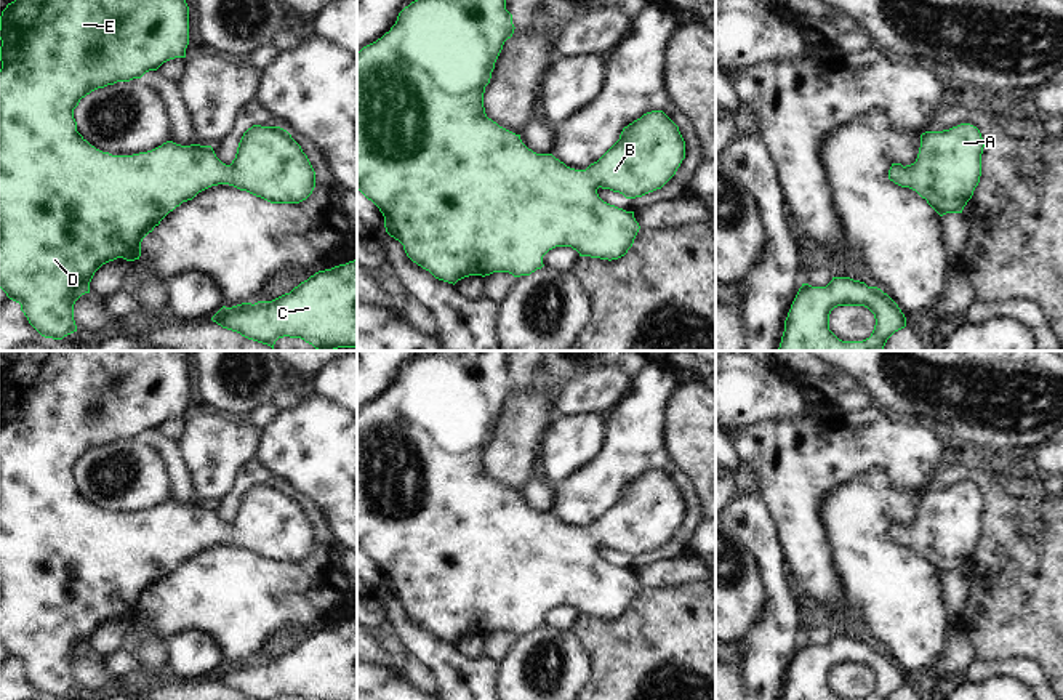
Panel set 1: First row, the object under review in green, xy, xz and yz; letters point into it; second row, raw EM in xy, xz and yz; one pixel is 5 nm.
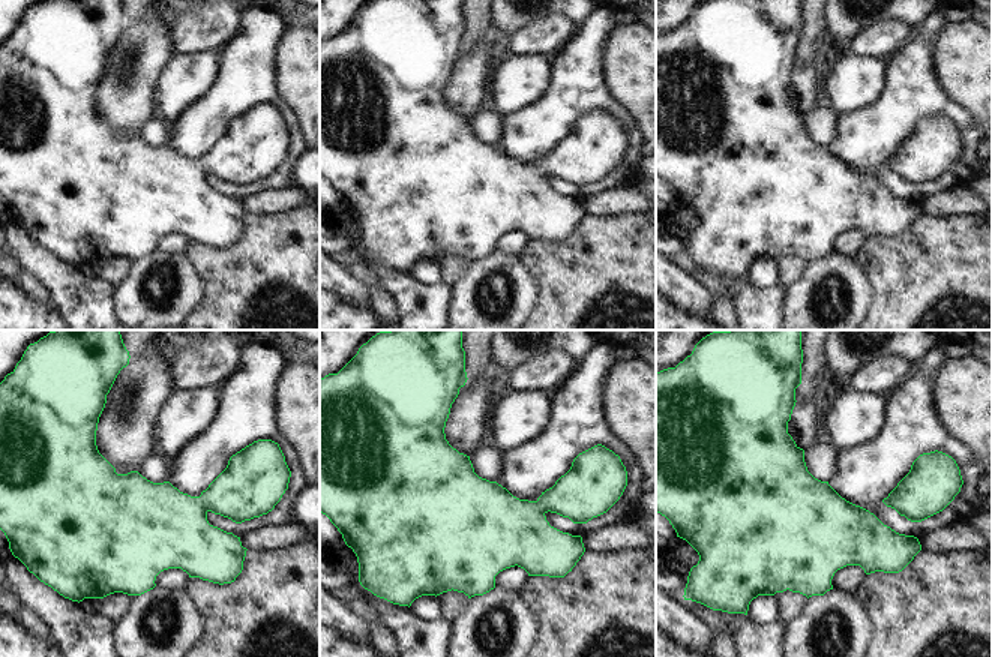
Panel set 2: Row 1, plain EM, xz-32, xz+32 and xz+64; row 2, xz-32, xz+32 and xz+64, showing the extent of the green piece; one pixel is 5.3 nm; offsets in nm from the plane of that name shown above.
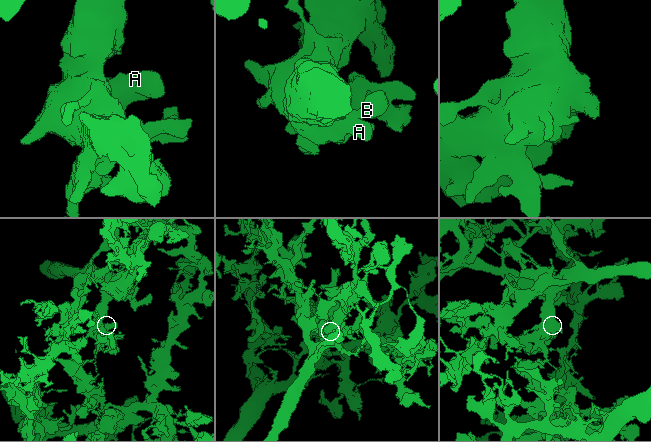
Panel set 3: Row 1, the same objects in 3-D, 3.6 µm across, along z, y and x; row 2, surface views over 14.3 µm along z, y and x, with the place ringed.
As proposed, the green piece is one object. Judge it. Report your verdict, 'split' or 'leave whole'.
leave whole

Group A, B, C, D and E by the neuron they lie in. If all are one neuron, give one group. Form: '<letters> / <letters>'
A B C D E

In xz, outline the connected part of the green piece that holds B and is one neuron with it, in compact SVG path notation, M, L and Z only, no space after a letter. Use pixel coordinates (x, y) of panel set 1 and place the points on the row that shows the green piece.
M415 0L399 13L389 32L357 53L357 189L379 208L384 216L386 232L403 245L407 256L435 279L453 285L469 276L485 277L493 272L509 272L514 277L530 276L544 266L543 256L556 247L572 247L580 256L608 261L624 256L632 247L640 226L634 218L634 211L604 202L597 189L610 189L626 199L642 197L661 189L685 159L685 141L679 127L663 111L647 112L624 127L620 139L586 170L570 168L552 154L536 154L528 149L520 135L488 119L483 107L485 86L490 83L504 42L512 37L514 29L512 14L506 10L506 0Z

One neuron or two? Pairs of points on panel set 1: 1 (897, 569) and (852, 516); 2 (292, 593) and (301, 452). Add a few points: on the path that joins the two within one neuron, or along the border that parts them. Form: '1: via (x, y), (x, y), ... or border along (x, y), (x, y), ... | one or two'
1: via (884, 556), (866, 539), (863, 529) | one
2: border along (292, 492), (306, 497), (324, 521) | two

